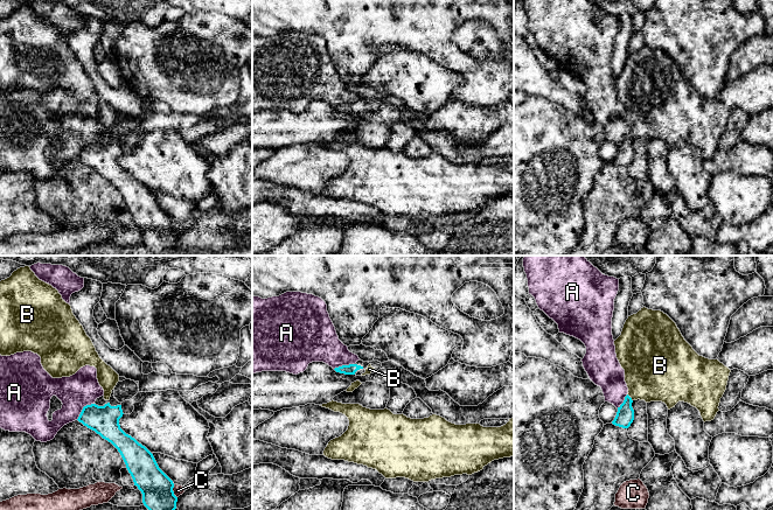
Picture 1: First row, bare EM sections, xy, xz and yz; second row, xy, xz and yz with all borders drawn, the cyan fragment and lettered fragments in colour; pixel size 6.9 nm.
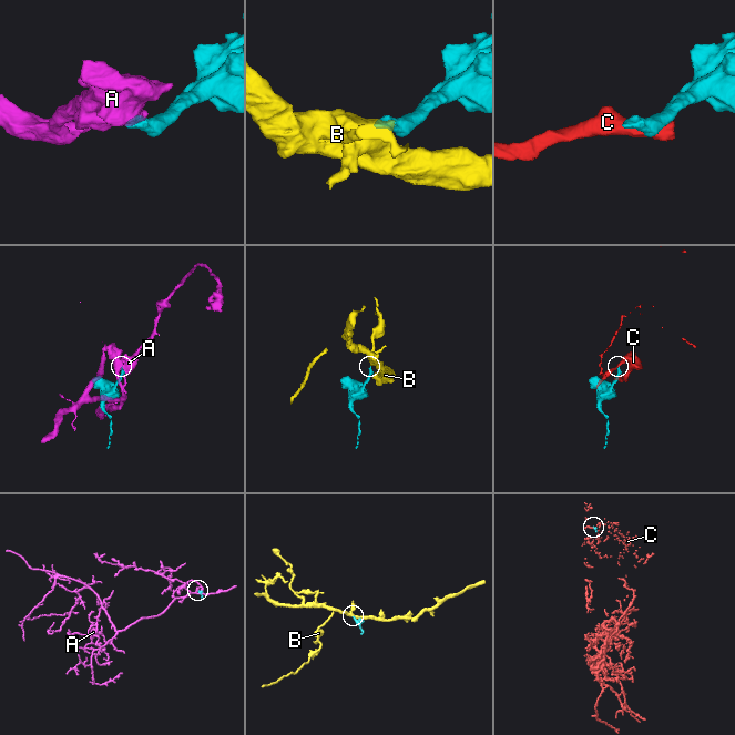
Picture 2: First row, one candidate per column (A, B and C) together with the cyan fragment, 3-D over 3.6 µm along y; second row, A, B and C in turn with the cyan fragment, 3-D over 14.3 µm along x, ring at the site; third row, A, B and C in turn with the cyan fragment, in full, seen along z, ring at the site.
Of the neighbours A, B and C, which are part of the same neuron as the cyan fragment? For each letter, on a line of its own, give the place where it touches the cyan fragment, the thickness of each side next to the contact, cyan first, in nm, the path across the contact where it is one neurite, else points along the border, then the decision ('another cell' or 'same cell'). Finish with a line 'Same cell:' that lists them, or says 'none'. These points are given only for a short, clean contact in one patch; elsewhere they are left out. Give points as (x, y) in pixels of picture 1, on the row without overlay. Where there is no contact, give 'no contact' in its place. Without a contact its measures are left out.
A: xy (83, 147) | 200/240 nm | along xy (93, 141), (86, 142), (76, 158) | another cell
B: yz (629, 135) | 130/420 nm | across yz (625, 154), (629, 135), (654, 109) | same cell
C: xy (173, 230) | 220/70 nm | along xy (173, 223), (173, 232), (176, 236) | another cell
Same cell: B

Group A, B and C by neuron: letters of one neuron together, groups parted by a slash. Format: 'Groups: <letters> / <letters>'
Groups: A / B / C

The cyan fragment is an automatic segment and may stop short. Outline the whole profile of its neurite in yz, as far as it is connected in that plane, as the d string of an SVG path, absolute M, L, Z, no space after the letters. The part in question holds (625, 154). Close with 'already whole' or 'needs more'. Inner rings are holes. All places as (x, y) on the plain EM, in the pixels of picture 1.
M646 46L628 55L621 74L614 79L617 97L625 109L628 132L618 146L613 163L628 167L634 159L634 139L662 140L668 148L678 140L696 146L703 160L715 158L731 109L718 98L699 95L684 78L676 62L663 50Z; needs more

